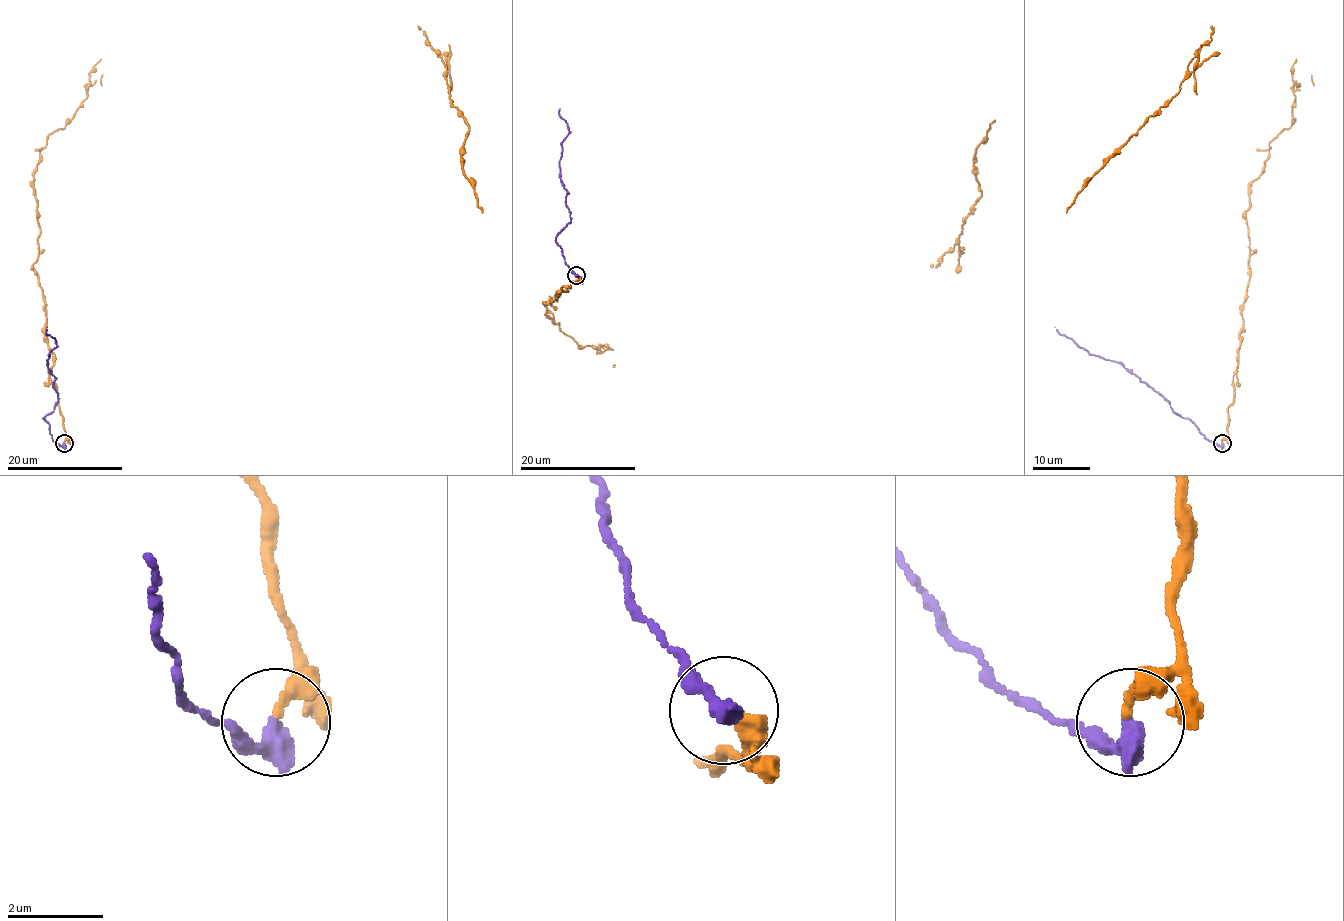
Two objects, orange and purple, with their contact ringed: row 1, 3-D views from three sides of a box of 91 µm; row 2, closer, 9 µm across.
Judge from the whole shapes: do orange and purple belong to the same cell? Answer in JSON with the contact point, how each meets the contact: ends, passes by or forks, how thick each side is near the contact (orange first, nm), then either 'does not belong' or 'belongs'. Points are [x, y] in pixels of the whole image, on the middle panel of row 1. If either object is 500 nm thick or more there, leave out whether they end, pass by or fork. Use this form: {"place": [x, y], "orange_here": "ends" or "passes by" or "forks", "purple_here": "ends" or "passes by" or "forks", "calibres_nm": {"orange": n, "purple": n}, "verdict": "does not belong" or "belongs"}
{"place": [576, 275], "orange_here": "ends", "purple_here": "ends", "calibres_nm": {"orange": 280, "purple": 440}, "verdict": "does not belong"}

